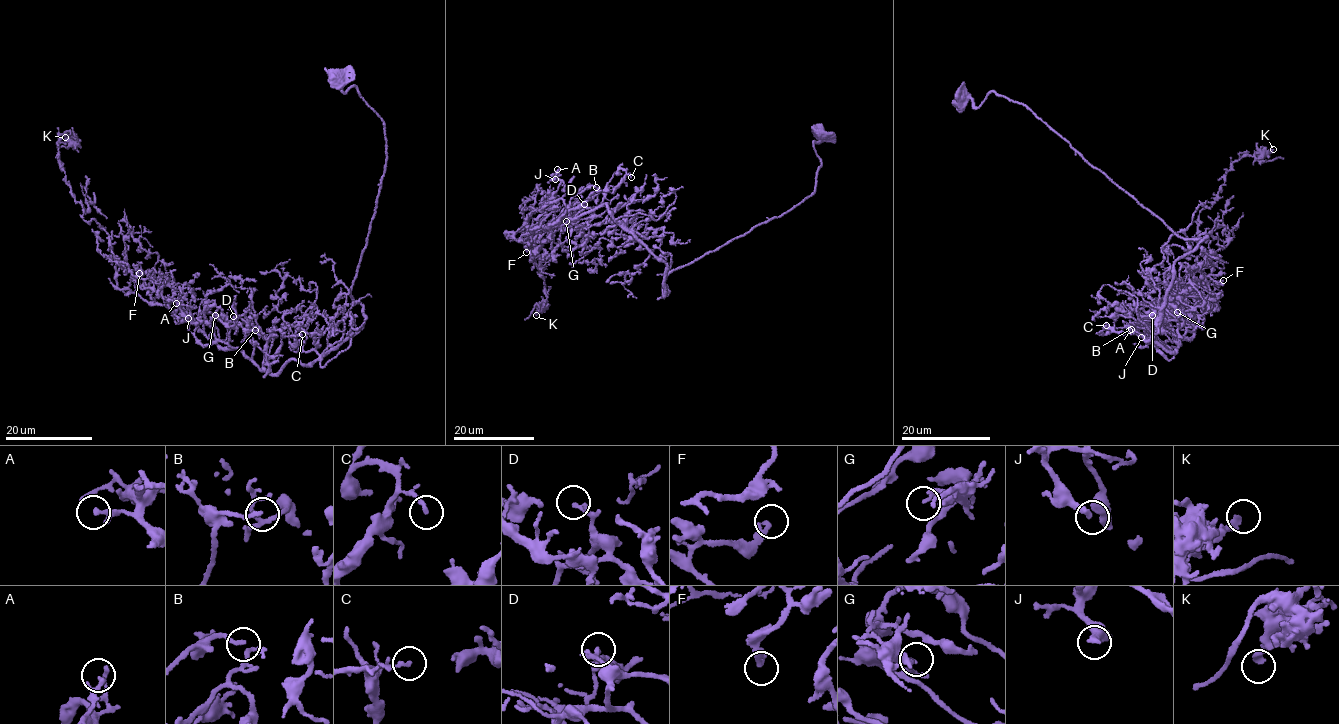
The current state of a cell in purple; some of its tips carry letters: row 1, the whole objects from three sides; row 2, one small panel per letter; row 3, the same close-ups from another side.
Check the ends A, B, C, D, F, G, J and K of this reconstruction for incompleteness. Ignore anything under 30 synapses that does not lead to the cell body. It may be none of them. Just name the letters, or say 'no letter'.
B, J

